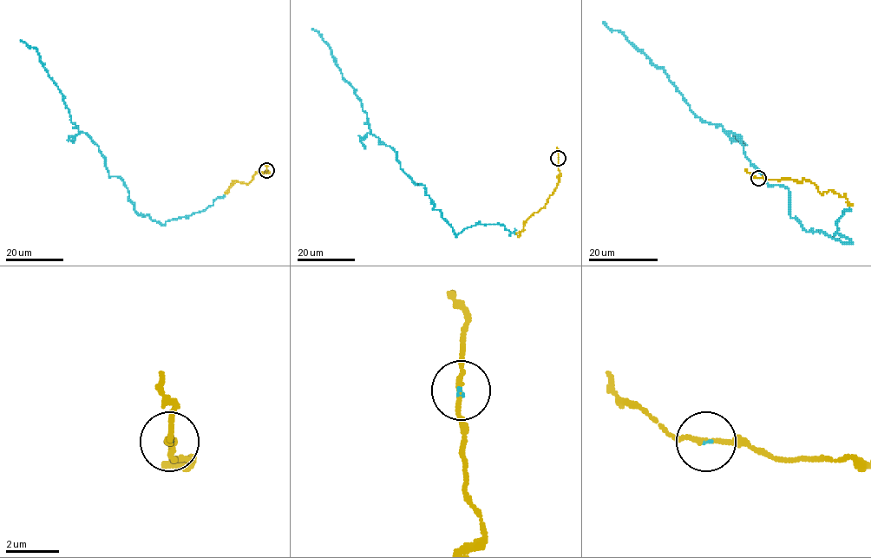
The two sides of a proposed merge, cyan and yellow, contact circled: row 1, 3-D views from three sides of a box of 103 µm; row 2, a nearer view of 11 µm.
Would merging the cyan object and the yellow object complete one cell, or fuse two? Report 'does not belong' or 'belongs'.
belongs

